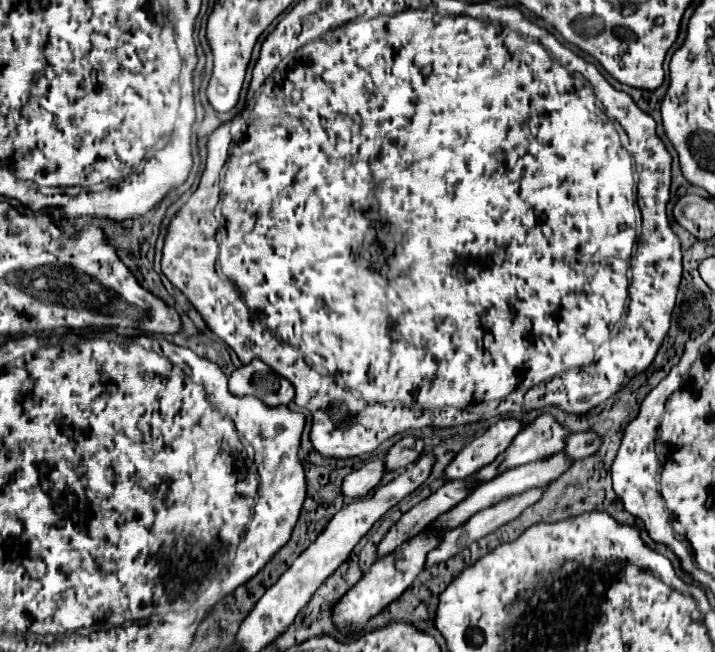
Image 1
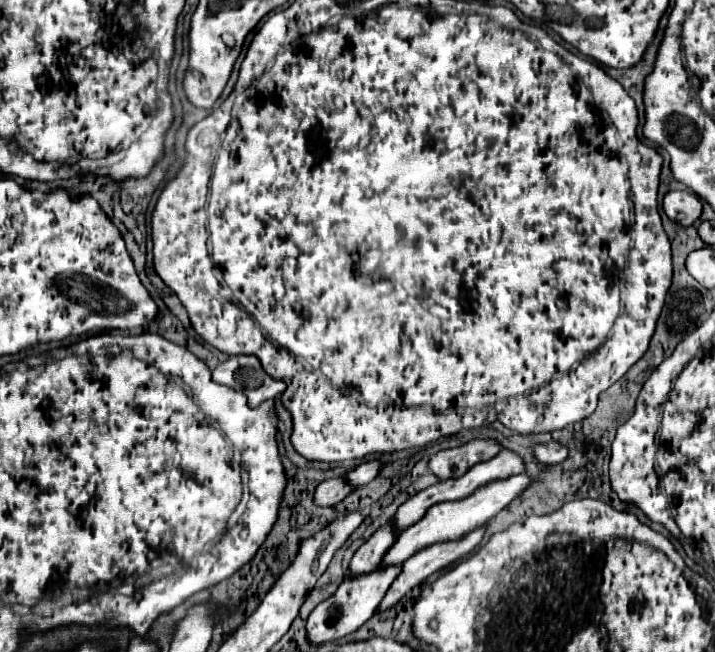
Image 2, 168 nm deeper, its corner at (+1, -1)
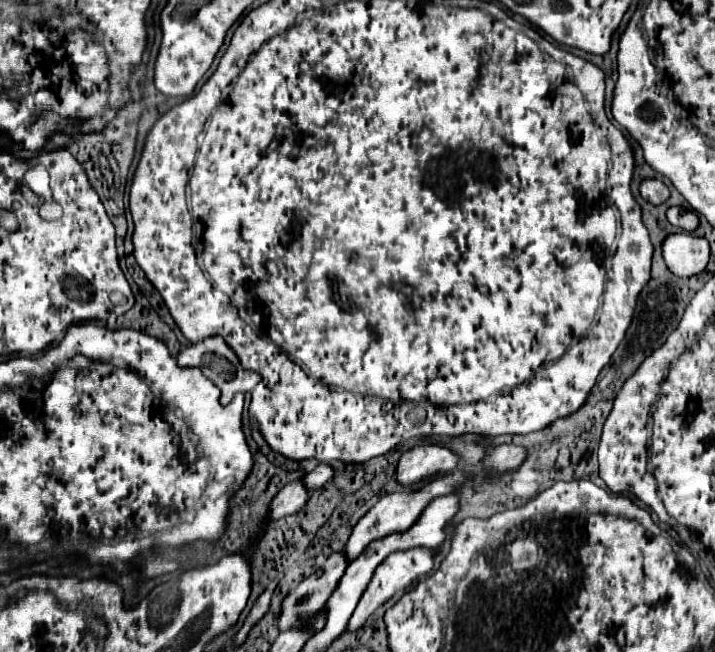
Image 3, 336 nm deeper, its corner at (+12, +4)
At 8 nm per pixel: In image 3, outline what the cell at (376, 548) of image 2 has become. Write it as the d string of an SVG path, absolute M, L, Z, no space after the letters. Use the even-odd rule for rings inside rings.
M344 551L334 553L326 559L324 567L320 567L314 575L304 579L298 587L294 587L282 603L282 615L278 619L280 631L286 631L298 625L298 617L304 613L314 613L322 609L332 595L332 589L340 583L344 569L348 567L348 557Z

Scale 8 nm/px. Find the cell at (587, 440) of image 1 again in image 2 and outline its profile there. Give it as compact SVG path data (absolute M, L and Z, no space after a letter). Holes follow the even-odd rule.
M551 440L551 442L547 442L547 444L535 446L533 456L535 456L537 462L541 462L541 464L557 464L557 462L563 462L563 460L567 458L567 448L561 446L559 442Z

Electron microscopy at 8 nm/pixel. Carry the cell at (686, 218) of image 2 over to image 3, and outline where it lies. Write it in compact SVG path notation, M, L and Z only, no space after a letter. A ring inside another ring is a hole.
M646 179L640 185L640 195L652 205L662 205L670 199L670 189L660 179Z

